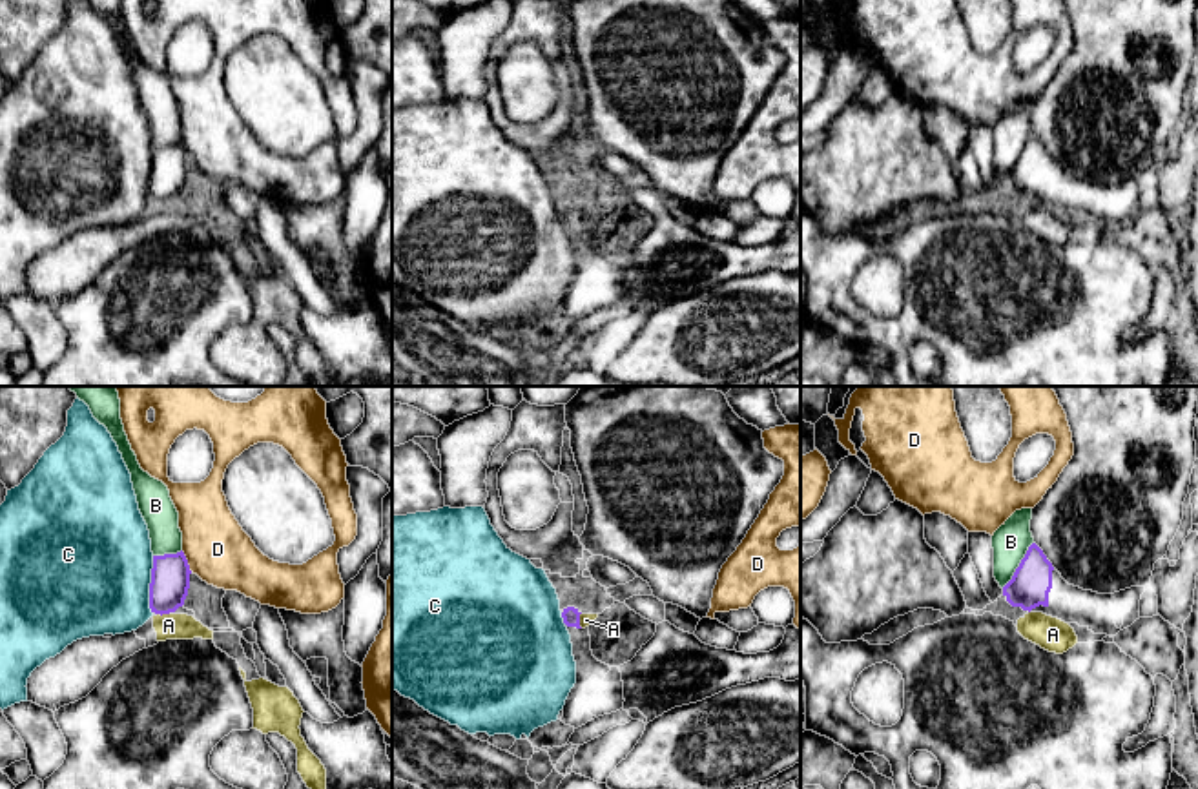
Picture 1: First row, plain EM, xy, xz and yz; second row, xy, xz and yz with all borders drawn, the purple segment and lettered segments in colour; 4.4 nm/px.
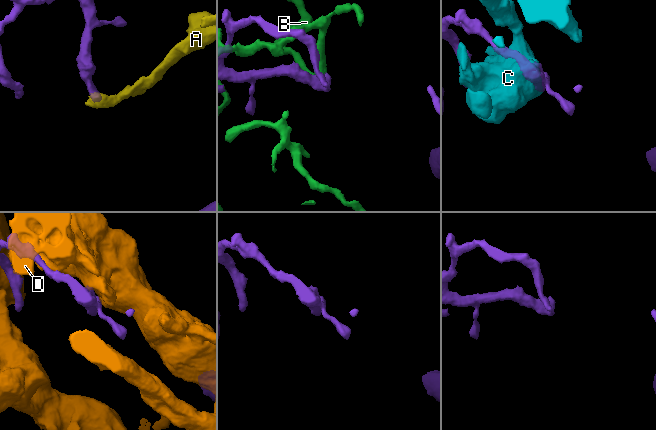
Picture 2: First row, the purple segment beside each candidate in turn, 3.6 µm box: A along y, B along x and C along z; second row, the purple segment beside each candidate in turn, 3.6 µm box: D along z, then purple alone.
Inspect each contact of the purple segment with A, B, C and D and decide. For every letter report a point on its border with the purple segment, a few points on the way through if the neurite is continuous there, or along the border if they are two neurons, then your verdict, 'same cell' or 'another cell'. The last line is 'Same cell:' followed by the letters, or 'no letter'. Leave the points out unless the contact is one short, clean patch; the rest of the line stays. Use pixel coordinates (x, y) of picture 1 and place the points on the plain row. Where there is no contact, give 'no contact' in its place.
A: xy (163, 204) | along xy (157, 204), (168, 206) | another cell
B: yz (1020, 157) | another cell
C: xy (150, 177) | another cell
D: xy (186, 153) | another cell
Same cell: no letter

